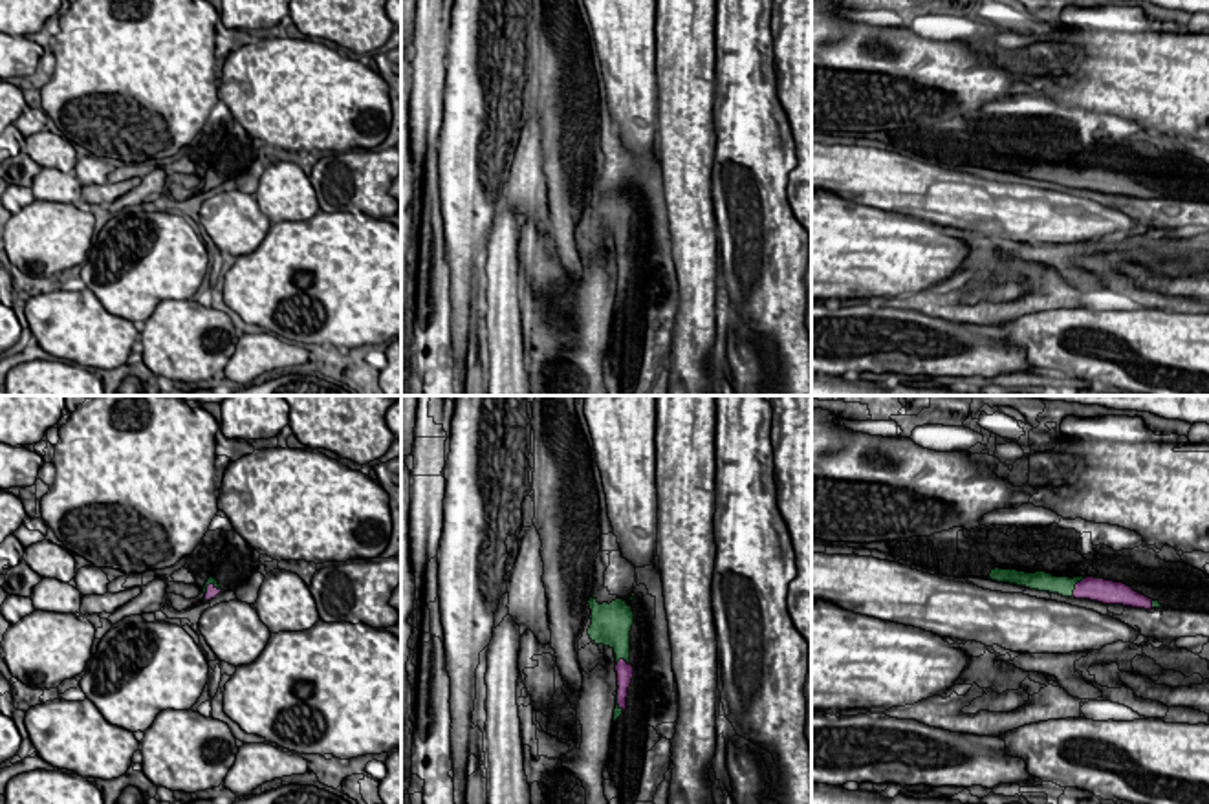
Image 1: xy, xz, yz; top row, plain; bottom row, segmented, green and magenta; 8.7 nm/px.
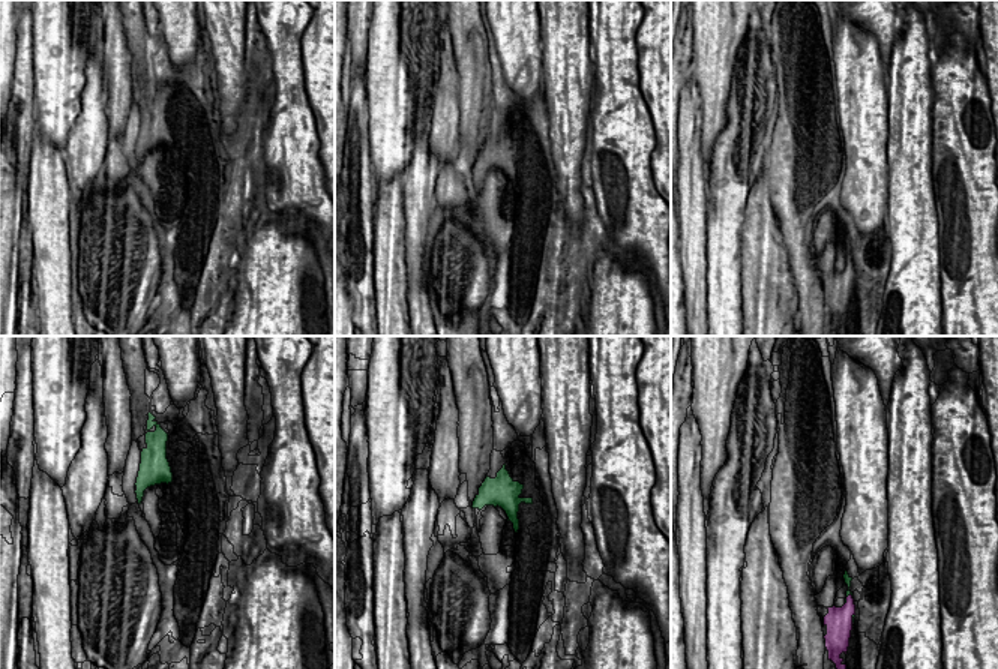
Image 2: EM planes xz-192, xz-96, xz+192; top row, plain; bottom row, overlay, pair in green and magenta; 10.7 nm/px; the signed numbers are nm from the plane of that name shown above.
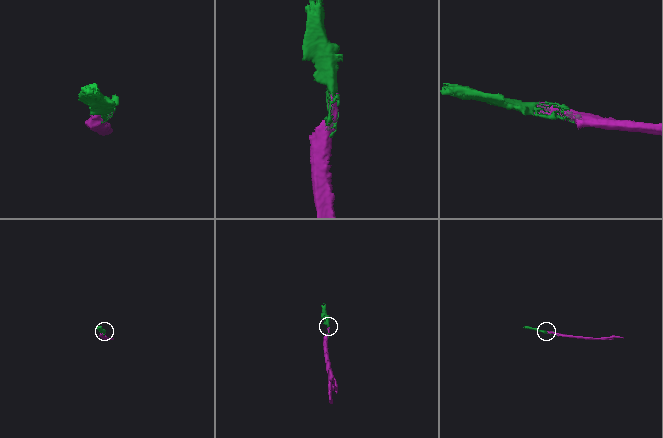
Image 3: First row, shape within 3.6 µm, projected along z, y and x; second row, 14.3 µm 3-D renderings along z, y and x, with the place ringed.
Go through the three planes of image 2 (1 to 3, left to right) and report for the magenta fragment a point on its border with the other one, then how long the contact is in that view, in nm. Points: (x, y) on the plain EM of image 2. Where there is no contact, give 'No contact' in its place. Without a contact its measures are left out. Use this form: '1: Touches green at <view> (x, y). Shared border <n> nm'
1: No contact
2: No contact
3: Touches green at xz+192 (845, 263). Shared border 140 nm

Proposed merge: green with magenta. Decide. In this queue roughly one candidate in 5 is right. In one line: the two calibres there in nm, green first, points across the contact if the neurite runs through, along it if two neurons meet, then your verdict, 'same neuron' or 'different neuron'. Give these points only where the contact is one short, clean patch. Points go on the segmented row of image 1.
170 nm thick on the green side, 200 nm on the other; same neuron

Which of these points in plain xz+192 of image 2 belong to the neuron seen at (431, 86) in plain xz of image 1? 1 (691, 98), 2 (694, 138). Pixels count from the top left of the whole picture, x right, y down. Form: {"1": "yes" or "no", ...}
{"1": "yes", "2": "yes"}

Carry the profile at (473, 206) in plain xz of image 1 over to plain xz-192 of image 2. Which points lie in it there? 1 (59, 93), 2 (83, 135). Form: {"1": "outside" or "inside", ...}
{"1": "inside", "2": "outside"}

